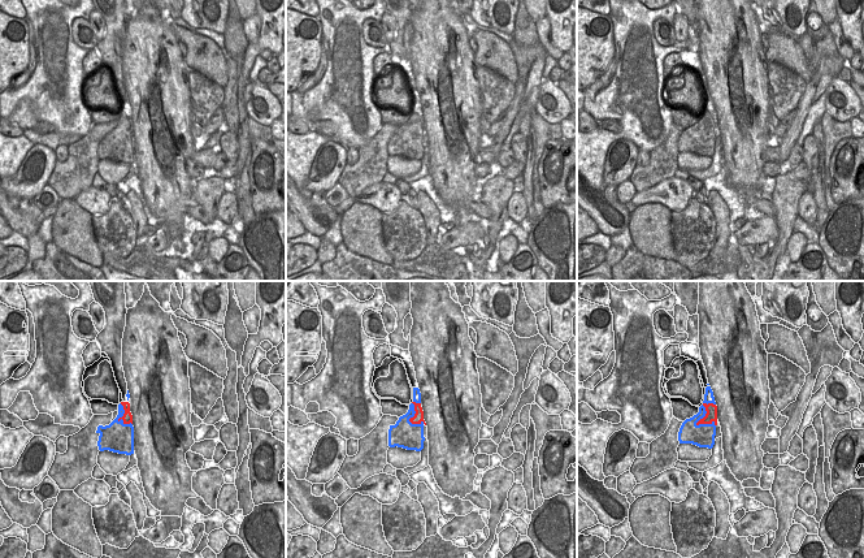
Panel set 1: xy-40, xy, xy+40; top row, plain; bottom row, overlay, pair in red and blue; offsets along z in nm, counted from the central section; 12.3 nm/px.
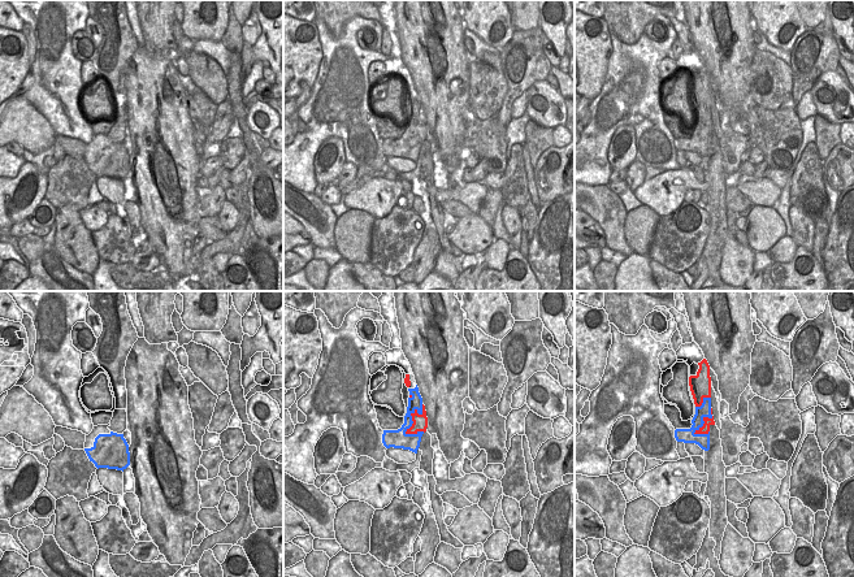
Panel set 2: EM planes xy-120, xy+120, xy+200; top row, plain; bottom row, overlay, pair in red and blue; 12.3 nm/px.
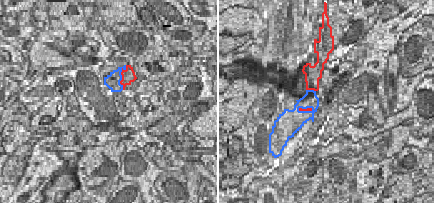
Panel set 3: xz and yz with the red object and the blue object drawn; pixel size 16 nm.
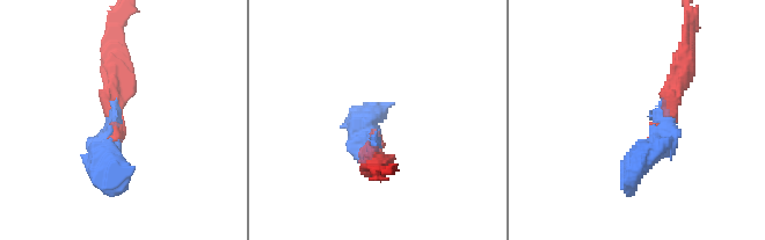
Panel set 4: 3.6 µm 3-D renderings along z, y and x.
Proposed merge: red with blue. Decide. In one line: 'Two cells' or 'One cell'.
Two cells.

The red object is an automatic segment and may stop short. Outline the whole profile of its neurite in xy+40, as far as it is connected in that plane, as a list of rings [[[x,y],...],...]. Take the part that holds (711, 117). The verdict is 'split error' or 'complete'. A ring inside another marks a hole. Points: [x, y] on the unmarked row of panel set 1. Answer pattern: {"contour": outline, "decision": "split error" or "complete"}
{"contour": [[[703,112],[703,114],[705,116],[705,125],[703,127],[700,127],[696,134],[699,133],[715,133],[717,134],[717,114],[713,112]]], "decision": "complete"}

